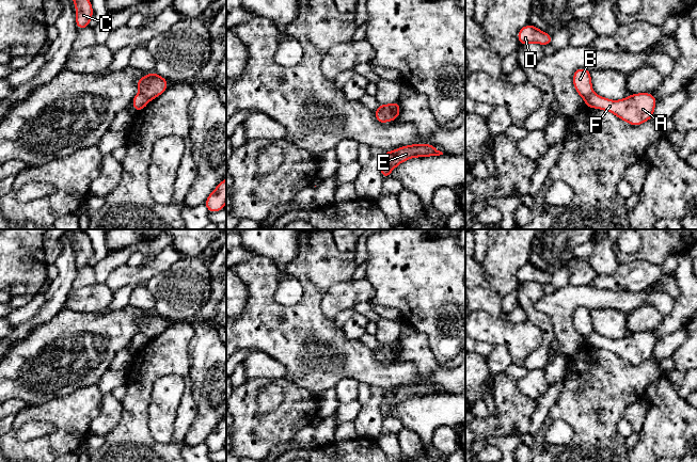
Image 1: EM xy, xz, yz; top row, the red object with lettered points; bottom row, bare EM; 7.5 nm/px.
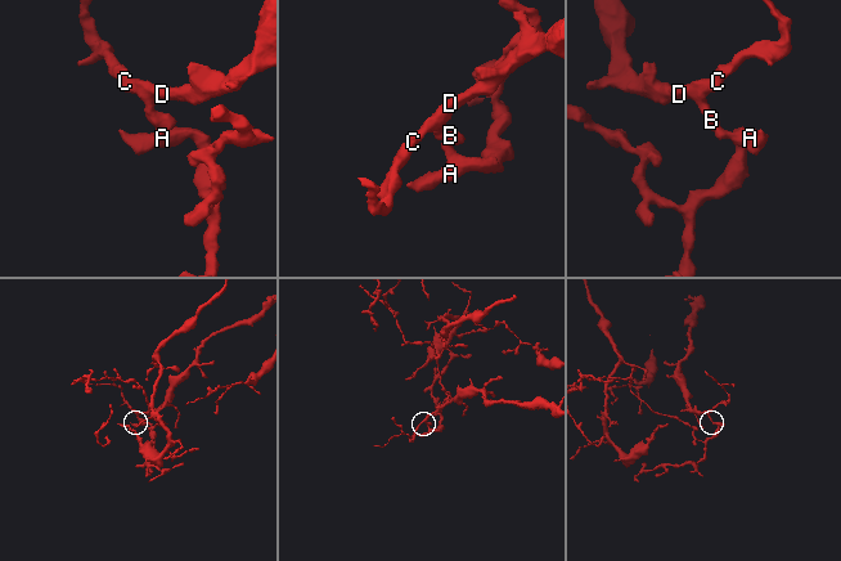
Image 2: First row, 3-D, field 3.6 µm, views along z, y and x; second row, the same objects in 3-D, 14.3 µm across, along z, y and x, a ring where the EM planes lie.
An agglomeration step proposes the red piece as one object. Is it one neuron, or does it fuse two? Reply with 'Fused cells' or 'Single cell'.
Fused cells

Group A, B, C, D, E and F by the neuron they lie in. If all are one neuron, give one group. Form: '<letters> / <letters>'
A E F / B C D

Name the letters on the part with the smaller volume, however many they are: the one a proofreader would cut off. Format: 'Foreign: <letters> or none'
Foreign: A, E, F

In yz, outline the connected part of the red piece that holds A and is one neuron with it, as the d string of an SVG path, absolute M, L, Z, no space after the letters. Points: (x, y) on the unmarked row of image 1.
M650 332L632 333L621 339L611 339L592 333L585 338L585 345L612 351L632 365L638 365L652 357L656 342Z

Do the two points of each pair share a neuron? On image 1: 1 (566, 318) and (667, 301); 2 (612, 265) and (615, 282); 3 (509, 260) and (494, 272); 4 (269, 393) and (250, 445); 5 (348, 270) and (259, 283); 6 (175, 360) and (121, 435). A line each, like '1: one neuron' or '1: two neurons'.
1: one neuron
2: two neurons
3: one neuron
4: two neurons
5: one neuron
6: one neuron

